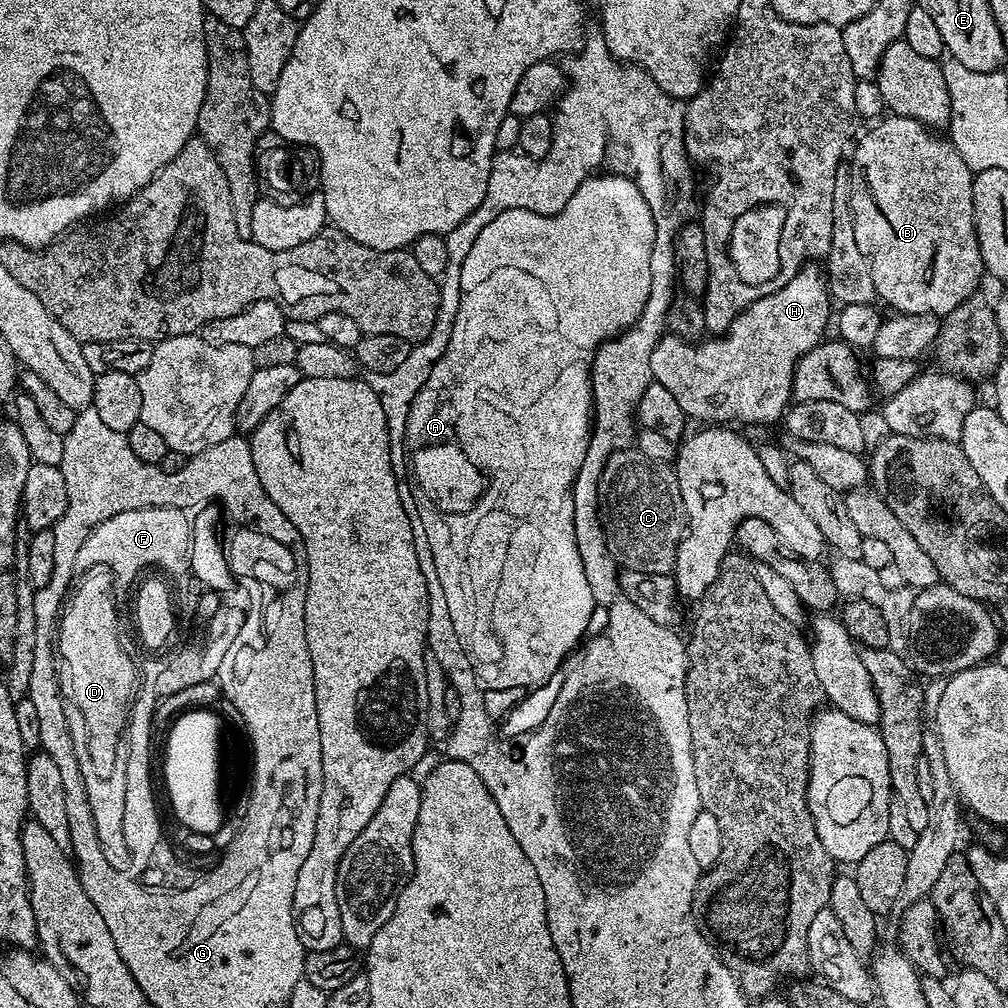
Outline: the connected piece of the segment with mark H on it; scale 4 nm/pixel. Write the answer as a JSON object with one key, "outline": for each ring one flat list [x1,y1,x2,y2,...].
{"outline":[[815,263,805,264,790,283,740,313,732,327,723,334,704,338,699,343,688,343,671,334,665,335,650,354,648,370,651,379,670,390,685,417,704,420,700,422,705,425,772,424,775,420,777,423,790,407,796,363,825,339,828,315,834,309,825,273,816,268,819,267]]}

